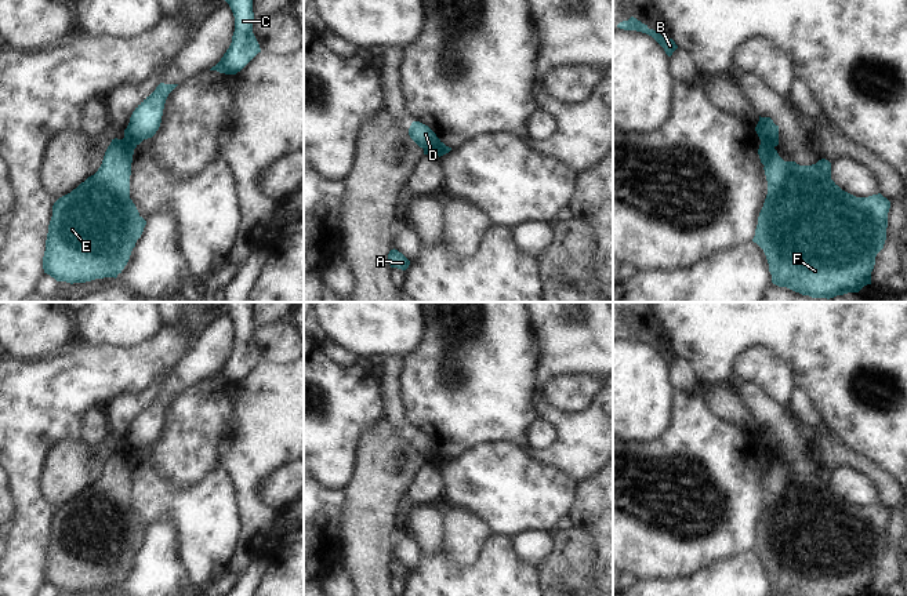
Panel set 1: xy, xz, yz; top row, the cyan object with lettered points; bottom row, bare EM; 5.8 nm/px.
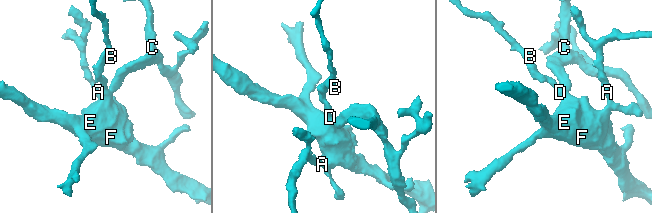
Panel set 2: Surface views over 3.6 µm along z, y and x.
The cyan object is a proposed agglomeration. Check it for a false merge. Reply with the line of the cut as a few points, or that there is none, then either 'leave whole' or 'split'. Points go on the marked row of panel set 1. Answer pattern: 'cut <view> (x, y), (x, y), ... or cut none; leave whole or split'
cut yz (761, 142), (773, 148); split

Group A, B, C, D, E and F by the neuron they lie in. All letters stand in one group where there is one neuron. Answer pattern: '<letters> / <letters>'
A B D E F / C

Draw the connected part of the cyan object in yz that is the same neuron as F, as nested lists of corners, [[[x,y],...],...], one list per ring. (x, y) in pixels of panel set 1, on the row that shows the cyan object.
[[[759,145],[768,195],[752,239],[765,252],[772,283],[812,298],[859,292],[871,284],[877,254],[886,240],[890,201],[881,193],[856,197],[831,179],[826,159],[812,166],[784,161],[774,148]]]

